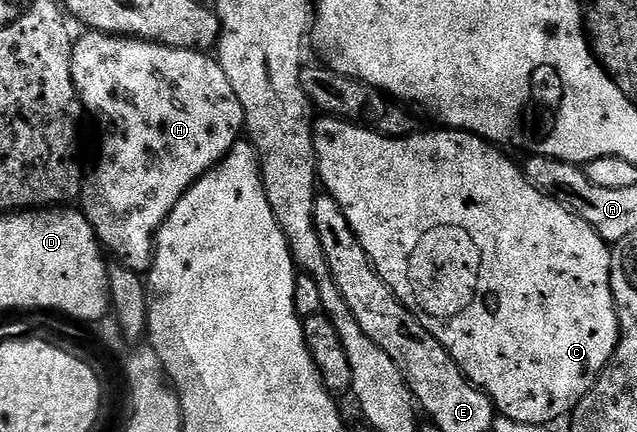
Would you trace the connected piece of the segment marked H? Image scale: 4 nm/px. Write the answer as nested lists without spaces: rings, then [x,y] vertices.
[[[84,31],[75,38],[72,46],[72,78],[76,94],[84,105],[84,112],[96,124],[96,133],[100,142],[96,145],[96,162],[91,162],[87,170],[84,185],[78,198],[79,208],[85,219],[91,223],[96,232],[96,239],[109,254],[116,256],[119,264],[125,265],[130,271],[144,275],[152,267],[152,255],[156,247],[156,232],[162,223],[174,211],[178,199],[186,195],[186,191],[199,177],[211,171],[224,156],[241,140],[244,133],[244,108],[238,103],[238,95],[234,95],[234,87],[230,87],[230,79],[226,79],[226,71],[222,71],[219,60],[204,51],[194,49],[175,49],[169,45],[160,45],[156,41],[142,41],[139,37],[117,37],[115,33],[98,33]]]

